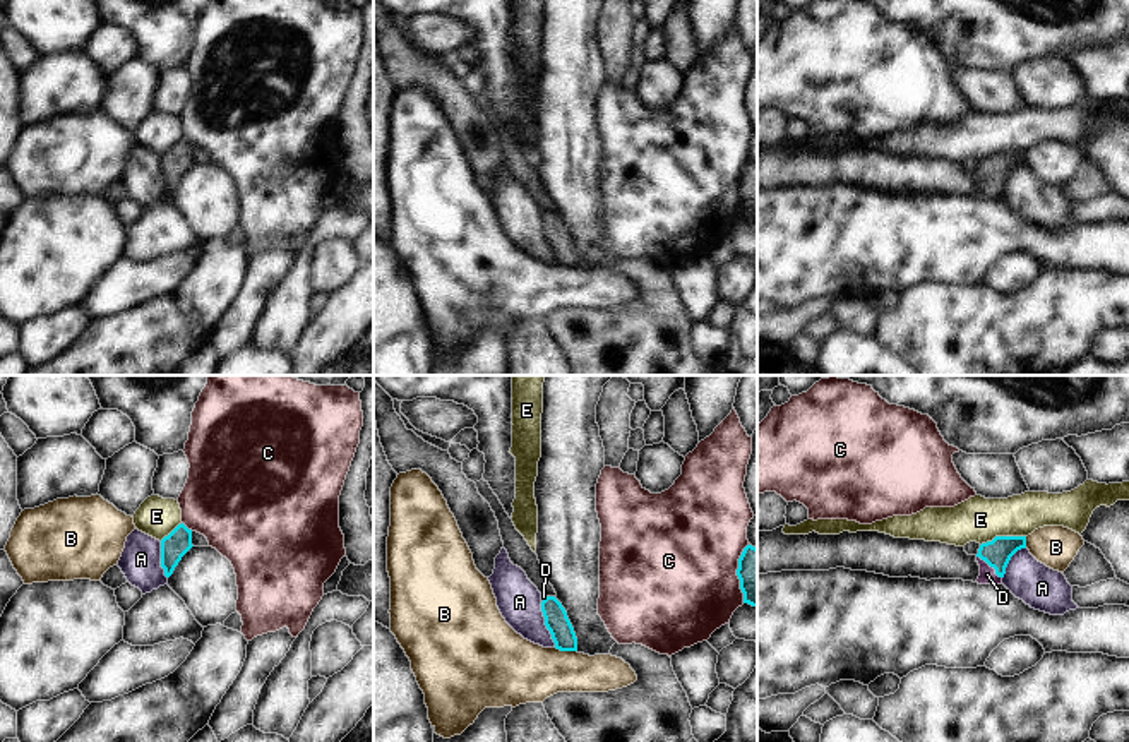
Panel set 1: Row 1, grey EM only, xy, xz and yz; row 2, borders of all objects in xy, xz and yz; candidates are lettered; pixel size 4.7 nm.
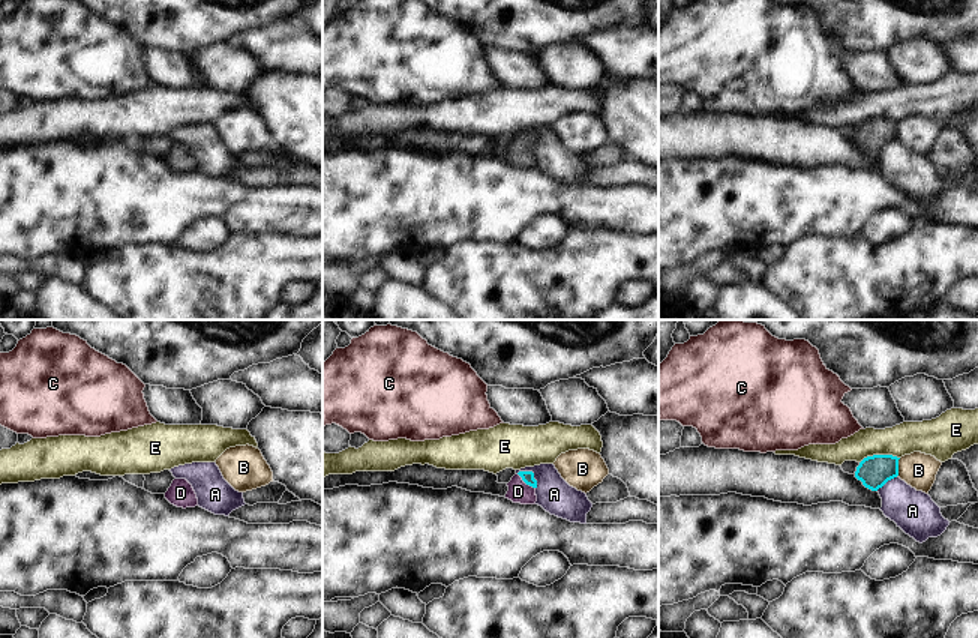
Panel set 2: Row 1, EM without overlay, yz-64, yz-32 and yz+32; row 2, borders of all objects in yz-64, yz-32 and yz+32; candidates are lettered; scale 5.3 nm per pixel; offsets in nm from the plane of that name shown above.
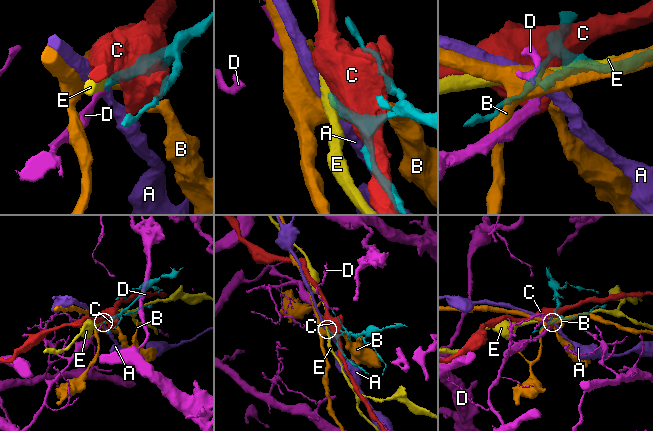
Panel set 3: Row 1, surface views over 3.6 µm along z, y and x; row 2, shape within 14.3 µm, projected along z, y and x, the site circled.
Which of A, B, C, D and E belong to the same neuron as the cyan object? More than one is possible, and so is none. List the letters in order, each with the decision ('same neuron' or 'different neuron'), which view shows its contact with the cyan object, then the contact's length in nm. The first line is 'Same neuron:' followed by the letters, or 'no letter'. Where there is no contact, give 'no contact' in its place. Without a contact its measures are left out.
Same neuron: D
A: different neuron | xz | 220 nm
B: different neuron | xz | 110 nm
C: different neuron | xz | 280 nm
D: same neuron | yz | 160 nm
E: different neuron | yz | 220 nm

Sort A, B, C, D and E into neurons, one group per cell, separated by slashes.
A / B / C / D / E

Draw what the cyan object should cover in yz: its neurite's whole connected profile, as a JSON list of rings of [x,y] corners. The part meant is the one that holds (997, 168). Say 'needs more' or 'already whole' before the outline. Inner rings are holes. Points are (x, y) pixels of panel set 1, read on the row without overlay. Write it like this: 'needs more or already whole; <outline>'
needs more; [[[995,153],[992,158],[982,159],[977,170],[980,182],[977,199],[1002,200],[1011,173],[1021,165],[1026,165],[1026,153]]]

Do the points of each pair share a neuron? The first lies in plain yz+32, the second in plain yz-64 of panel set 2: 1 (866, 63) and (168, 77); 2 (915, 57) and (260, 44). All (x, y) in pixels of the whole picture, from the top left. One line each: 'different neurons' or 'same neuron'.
1: same neuron
2: different neurons

